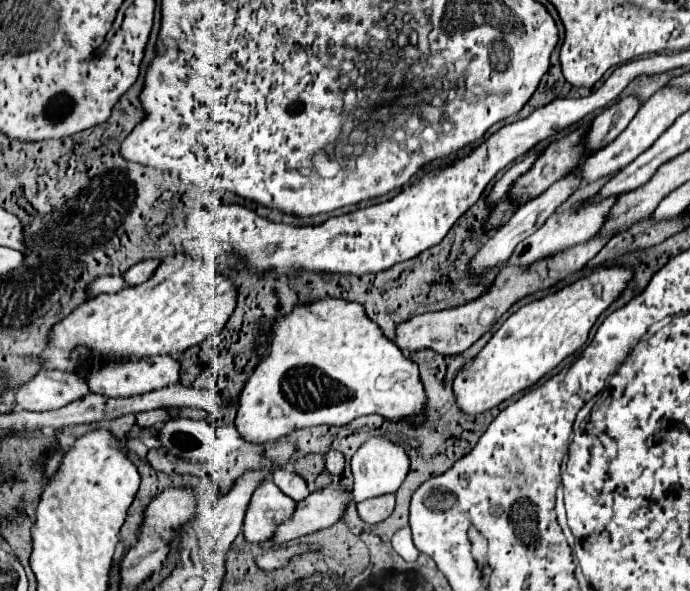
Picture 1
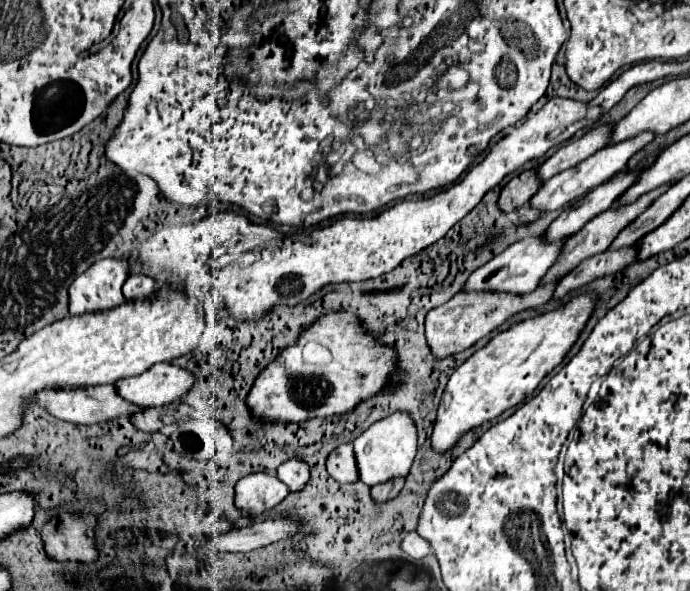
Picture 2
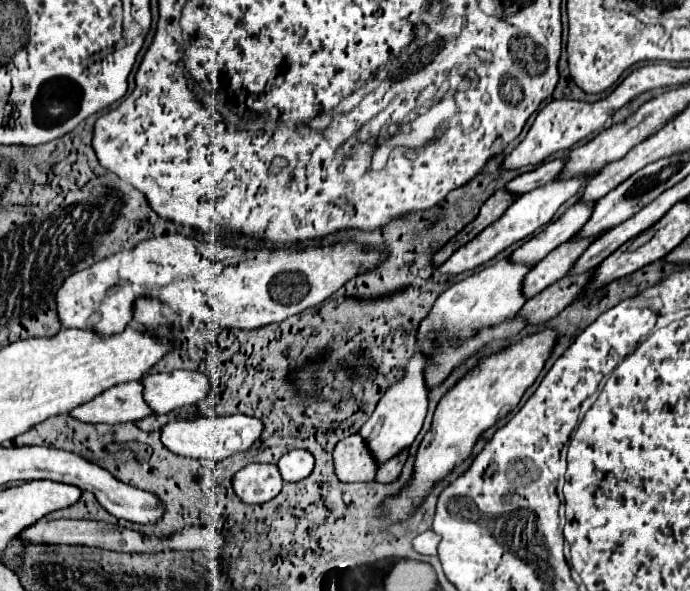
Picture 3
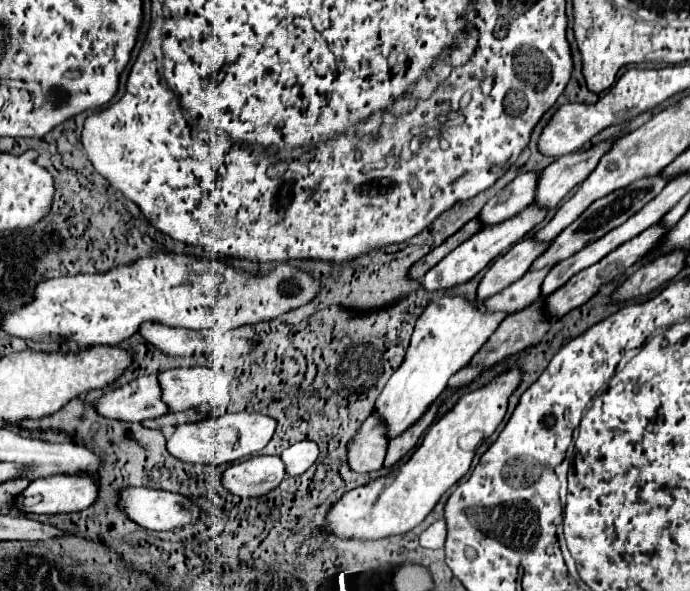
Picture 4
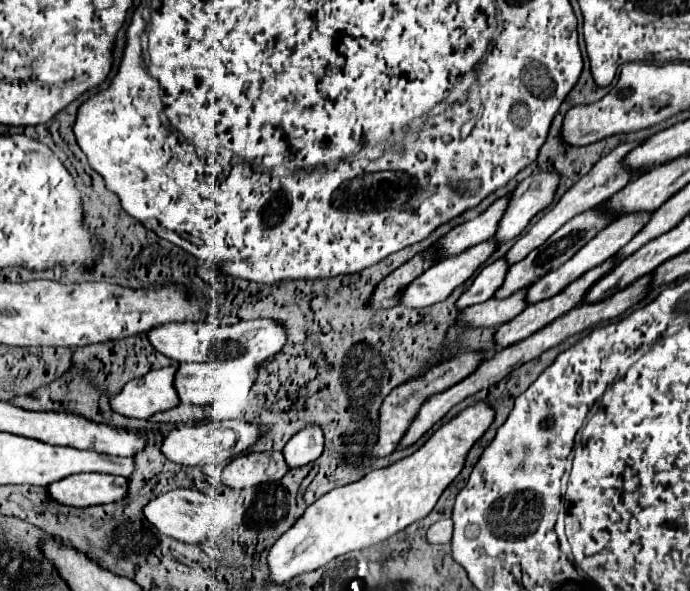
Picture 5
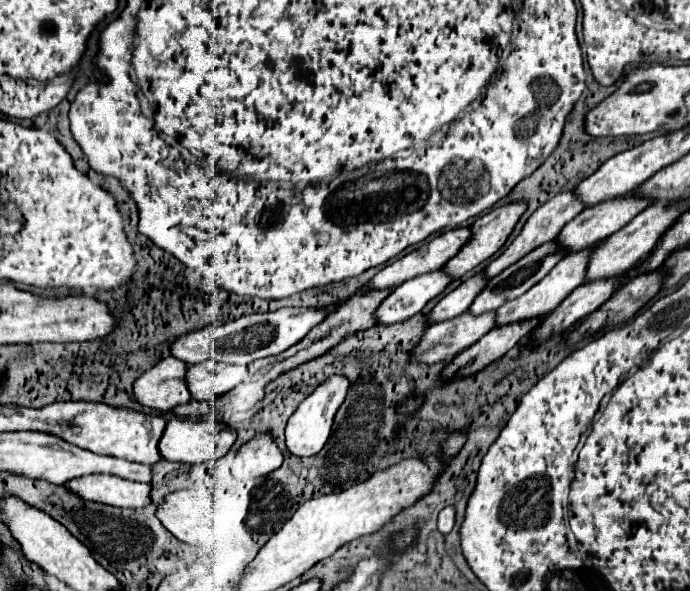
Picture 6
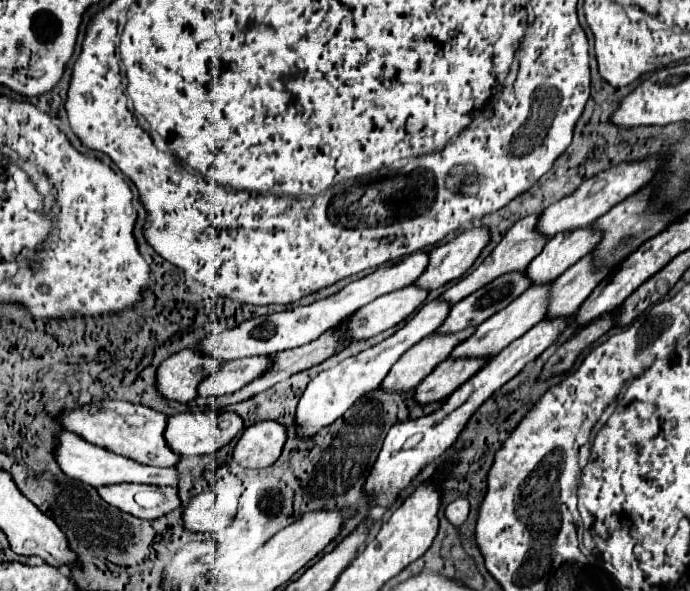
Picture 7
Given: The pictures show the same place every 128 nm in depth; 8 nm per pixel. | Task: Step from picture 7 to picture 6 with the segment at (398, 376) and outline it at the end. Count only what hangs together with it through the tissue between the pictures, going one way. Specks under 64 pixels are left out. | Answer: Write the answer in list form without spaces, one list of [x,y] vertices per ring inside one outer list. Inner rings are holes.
[[[464,312],[452,320],[434,324],[424,332],[410,358],[424,366],[448,362],[490,332],[492,320],[494,312],[486,312],[484,316],[470,316]]]

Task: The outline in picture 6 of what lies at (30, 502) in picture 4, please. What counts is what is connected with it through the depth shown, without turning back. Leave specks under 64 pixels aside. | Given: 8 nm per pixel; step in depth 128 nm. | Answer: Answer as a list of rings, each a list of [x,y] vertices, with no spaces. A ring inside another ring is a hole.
[[[82,476],[64,484],[84,500],[94,500],[118,508],[146,508],[150,504],[150,484],[130,482],[118,476]]]

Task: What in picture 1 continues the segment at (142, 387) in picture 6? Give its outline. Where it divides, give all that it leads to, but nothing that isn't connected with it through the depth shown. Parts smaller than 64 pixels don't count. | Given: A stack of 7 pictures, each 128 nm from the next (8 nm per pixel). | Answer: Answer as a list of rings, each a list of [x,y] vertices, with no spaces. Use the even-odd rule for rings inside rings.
[[[38,372],[28,384],[16,388],[16,406],[28,412],[58,410],[64,404],[82,400],[90,394],[88,384],[80,376],[66,376],[64,372]]]

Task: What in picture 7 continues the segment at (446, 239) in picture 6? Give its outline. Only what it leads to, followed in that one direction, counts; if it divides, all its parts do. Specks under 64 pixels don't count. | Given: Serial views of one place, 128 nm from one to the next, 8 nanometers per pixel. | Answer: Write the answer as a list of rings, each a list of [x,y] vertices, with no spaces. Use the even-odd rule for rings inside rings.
[[[426,252],[412,254],[412,256],[408,256],[408,258],[404,258],[396,264],[380,266],[376,272],[364,276],[362,280],[350,282],[346,288],[342,288],[338,294],[334,294],[330,298],[318,300],[318,302],[308,304],[308,306],[298,306],[298,308],[292,308],[292,310],[284,310],[284,312],[276,312],[276,314],[246,320],[240,326],[236,326],[232,330],[226,330],[218,336],[206,336],[196,348],[202,350],[204,354],[220,356],[222,360],[236,360],[236,358],[244,358],[244,356],[276,354],[280,350],[304,346],[304,344],[316,340],[318,336],[322,336],[326,330],[340,324],[340,320],[344,316],[352,314],[356,308],[362,308],[364,304],[376,300],[378,296],[394,292],[394,290],[404,288],[410,282],[414,282],[420,276],[420,272],[424,272],[426,264],[428,264],[428,254]]]

